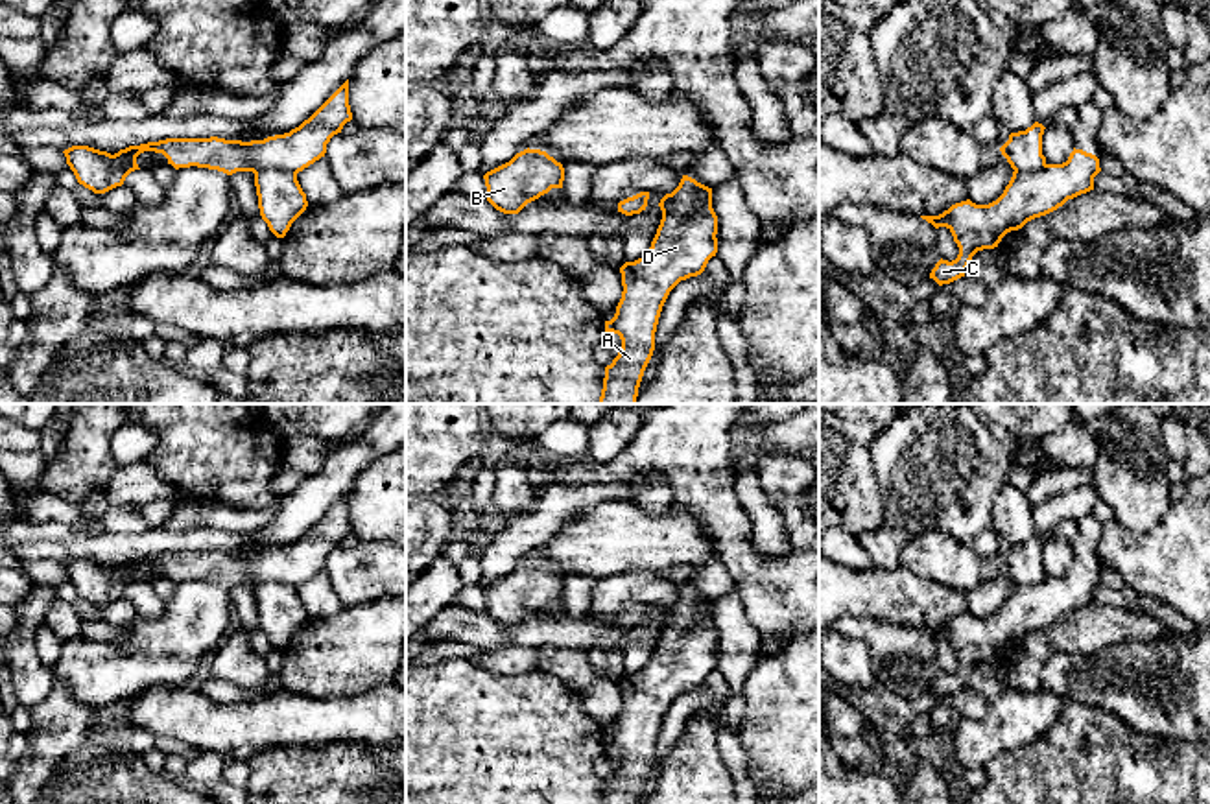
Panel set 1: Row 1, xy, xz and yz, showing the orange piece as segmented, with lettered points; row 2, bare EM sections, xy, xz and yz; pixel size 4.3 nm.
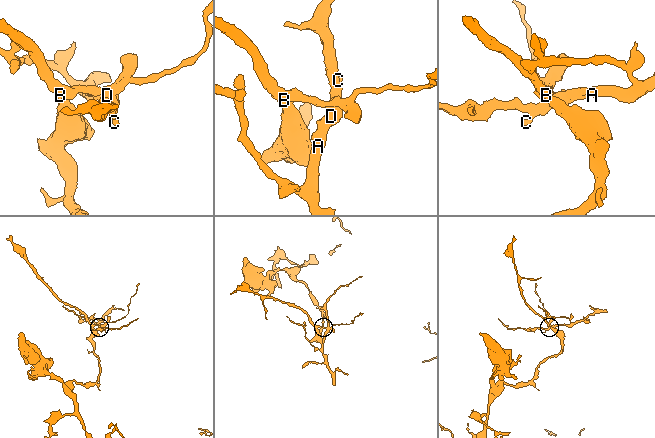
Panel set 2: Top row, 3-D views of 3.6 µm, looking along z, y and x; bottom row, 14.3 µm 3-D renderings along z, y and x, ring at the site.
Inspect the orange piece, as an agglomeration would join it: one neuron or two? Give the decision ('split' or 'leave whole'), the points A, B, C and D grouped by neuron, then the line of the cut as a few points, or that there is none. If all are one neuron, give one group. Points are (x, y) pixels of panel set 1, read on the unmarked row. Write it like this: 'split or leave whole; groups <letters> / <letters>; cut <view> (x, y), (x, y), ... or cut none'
split; groups A C D / B; cut xy (296, 585), (259, 583), (255, 587)

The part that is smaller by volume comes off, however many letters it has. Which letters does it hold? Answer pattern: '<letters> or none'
A, C, D

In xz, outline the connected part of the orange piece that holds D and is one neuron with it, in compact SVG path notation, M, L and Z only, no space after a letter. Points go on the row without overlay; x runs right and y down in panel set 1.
M682 588L647 666L620 680L623 704L614 730L605 734L605 745L620 749L622 763L605 780L601 804L638 804L670 704L681 693L701 688L716 669L718 629L705 616L705 603L705 597Z

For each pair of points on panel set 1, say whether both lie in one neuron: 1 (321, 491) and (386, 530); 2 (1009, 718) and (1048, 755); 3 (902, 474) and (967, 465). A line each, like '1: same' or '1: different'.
1: different
2: different
3: same

